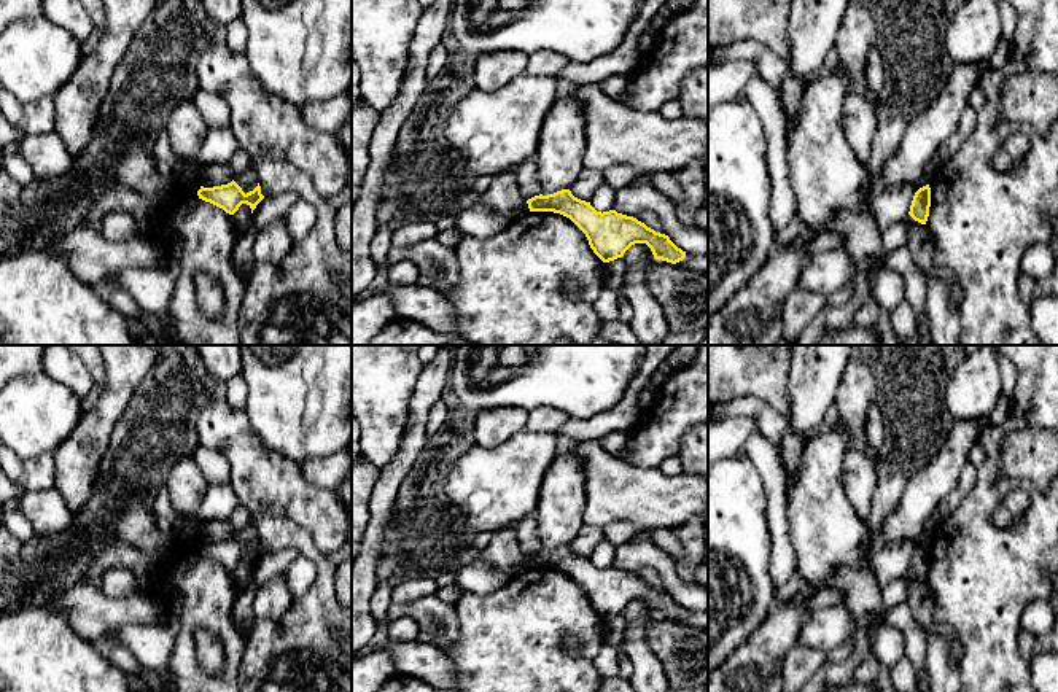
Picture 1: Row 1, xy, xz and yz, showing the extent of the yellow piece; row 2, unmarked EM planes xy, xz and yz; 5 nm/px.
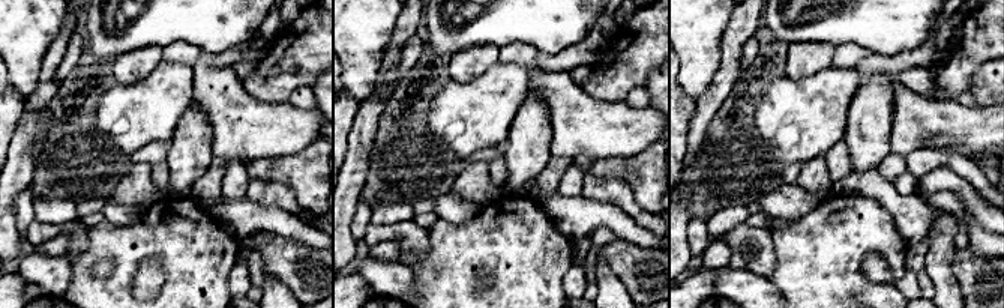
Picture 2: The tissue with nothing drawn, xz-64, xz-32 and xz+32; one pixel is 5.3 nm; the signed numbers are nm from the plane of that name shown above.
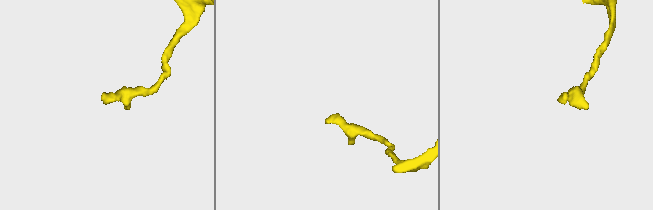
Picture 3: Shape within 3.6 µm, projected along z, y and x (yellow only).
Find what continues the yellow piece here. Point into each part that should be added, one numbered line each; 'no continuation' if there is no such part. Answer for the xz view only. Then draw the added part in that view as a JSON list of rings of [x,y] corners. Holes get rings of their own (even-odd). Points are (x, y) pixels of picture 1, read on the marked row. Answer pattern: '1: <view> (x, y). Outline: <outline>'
no continuation

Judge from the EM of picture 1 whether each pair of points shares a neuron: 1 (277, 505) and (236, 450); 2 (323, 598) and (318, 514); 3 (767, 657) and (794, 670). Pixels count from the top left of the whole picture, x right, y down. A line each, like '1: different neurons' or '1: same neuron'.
1: same neuron
2: different neurons
3: different neurons

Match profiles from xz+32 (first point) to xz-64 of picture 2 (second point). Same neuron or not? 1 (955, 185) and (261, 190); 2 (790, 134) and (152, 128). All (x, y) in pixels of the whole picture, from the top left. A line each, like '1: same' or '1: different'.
1: same
2: same

